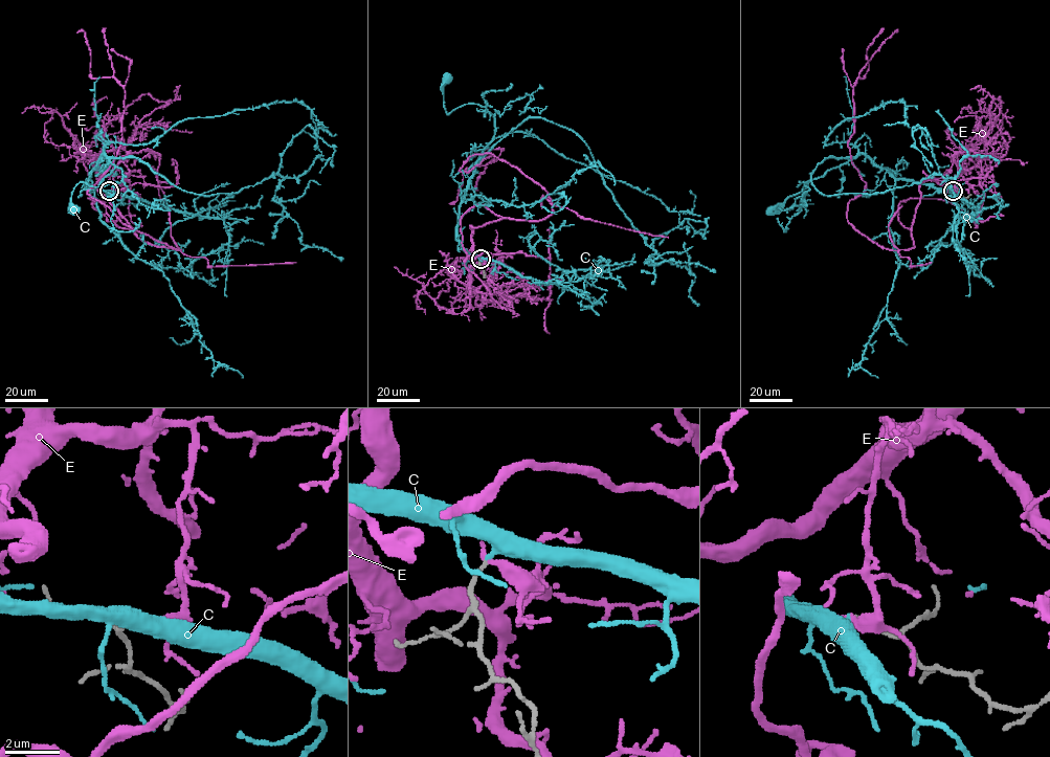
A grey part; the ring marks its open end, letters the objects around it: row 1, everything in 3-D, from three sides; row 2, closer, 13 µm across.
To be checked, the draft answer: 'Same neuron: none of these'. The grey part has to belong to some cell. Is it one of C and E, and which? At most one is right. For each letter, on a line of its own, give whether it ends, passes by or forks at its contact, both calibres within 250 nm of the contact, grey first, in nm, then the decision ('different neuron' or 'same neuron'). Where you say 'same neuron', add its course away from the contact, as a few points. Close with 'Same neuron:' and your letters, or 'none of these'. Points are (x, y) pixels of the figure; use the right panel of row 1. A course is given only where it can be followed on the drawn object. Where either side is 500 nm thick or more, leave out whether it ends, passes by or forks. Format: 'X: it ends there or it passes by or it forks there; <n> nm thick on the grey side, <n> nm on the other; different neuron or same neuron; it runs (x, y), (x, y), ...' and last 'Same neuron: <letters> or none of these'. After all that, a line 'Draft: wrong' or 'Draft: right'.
C: it ends there; 150 nm thick on the grey side, 380 nm on the other; same neuron; it runs (953, 190), (897, 179), (862, 153), (821, 177), (799, 181), (797, 186), (802, 182), (807, 186), (771, 209)
E: it ends there; 150 nm thick on the grey side, 320 nm on the other; different neuron
Same neuron: C
Draft: wrong

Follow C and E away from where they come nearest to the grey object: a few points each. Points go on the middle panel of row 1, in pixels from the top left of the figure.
C: (481, 260), (465, 250), (456, 221), (461, 197), (494, 135), (495, 110), (466, 104), (447, 113), (447, 78)
E: (481, 260), (470, 225), (541, 220), (548, 192), (474, 154), (460, 171), (497, 159), (466, 168), (448, 203)

